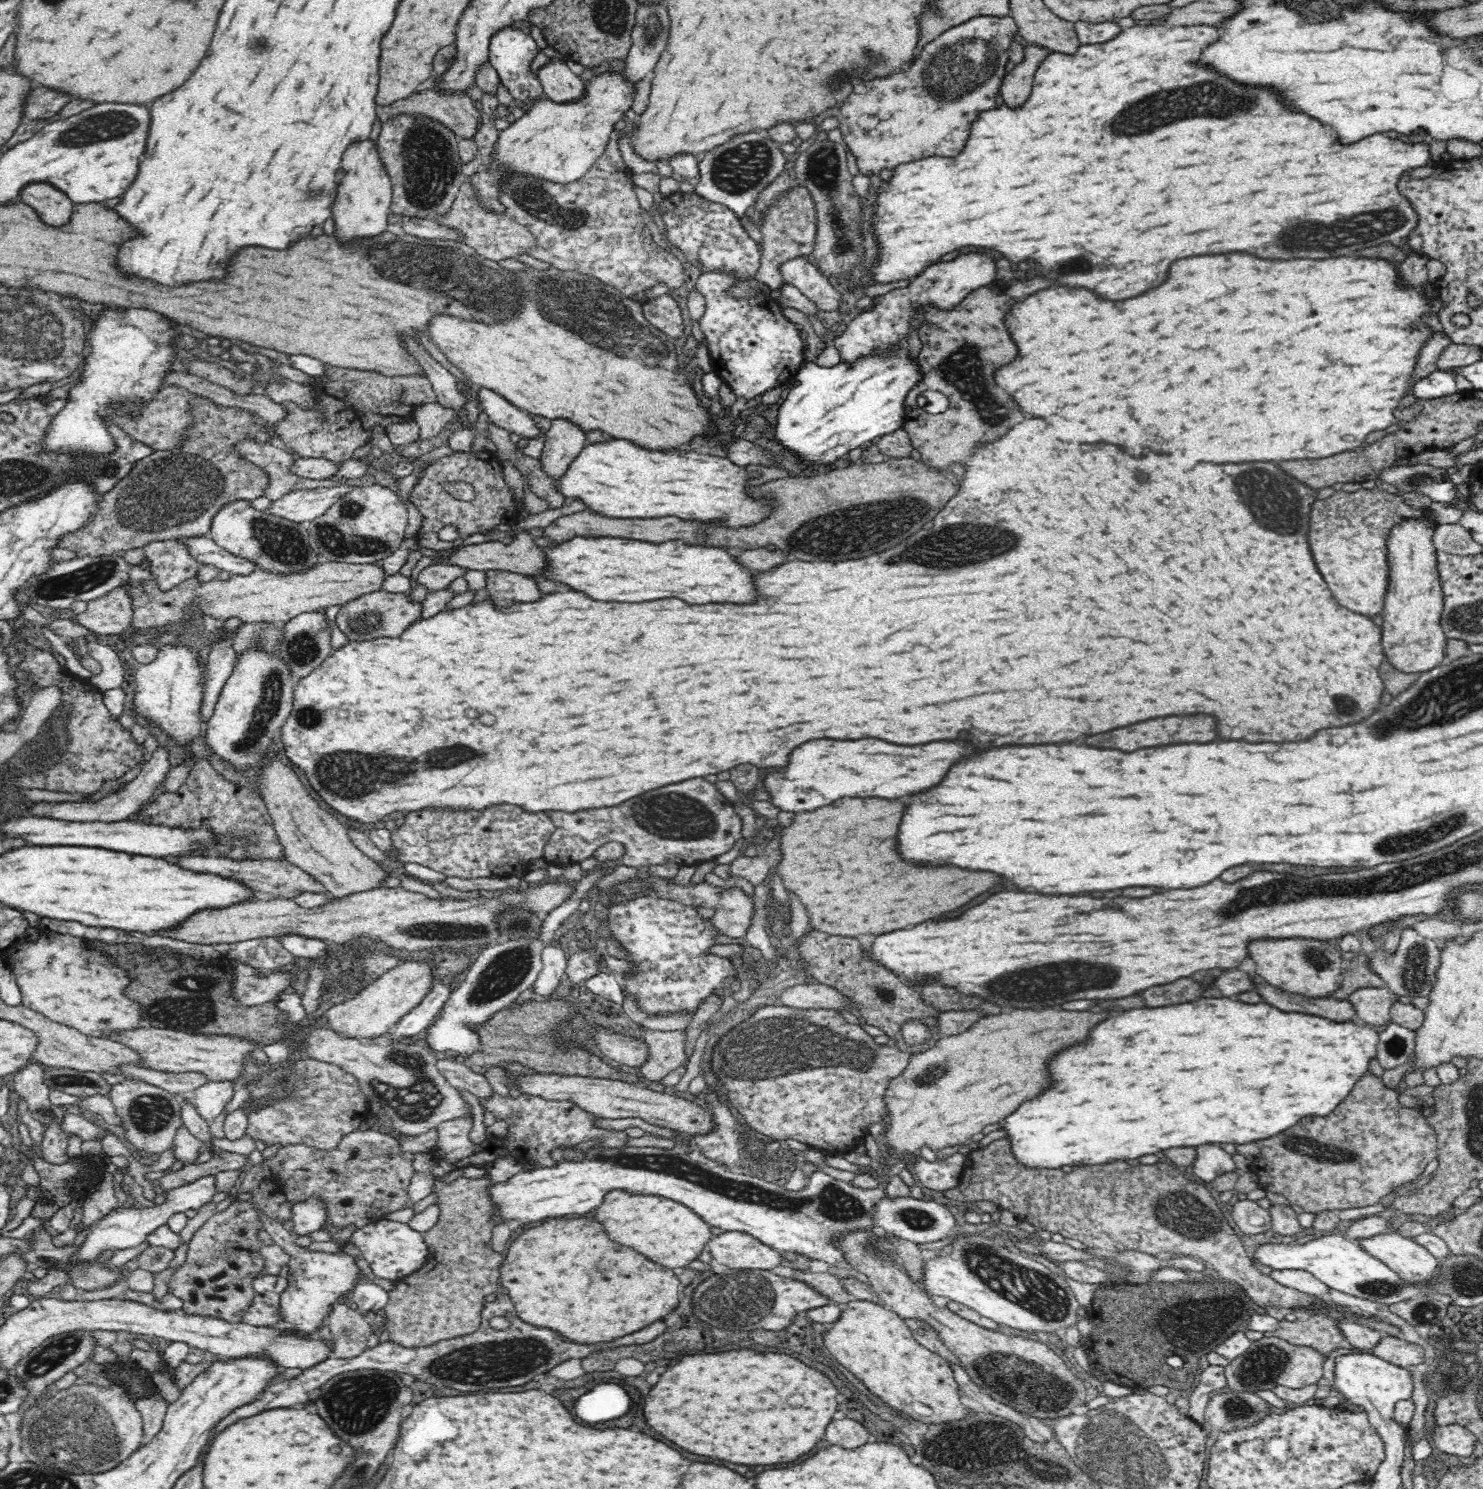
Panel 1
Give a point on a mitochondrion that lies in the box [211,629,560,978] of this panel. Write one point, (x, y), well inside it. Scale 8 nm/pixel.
(351, 774)

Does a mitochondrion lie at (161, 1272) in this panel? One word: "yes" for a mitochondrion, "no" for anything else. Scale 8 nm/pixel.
no

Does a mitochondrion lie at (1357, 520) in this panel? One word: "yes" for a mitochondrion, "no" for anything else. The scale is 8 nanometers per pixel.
no

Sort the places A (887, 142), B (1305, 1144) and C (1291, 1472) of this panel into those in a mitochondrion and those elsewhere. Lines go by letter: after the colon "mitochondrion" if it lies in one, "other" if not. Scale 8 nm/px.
A: other
B: mitochondrion
C: other

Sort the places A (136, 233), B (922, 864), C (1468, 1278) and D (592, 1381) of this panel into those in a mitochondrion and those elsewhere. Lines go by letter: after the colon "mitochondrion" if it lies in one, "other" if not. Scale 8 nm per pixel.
A: other
B: other
C: mitochondrion
D: other

